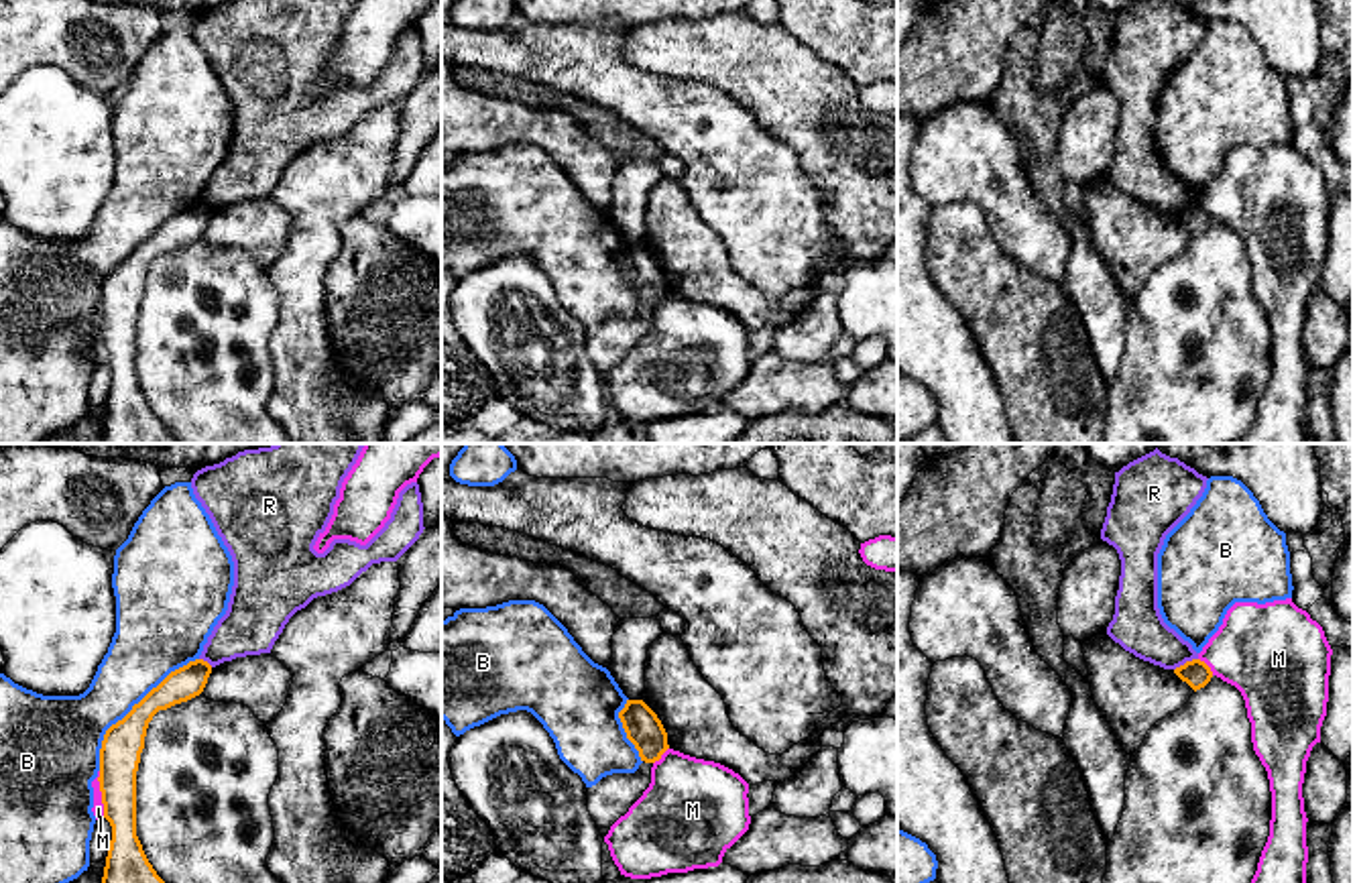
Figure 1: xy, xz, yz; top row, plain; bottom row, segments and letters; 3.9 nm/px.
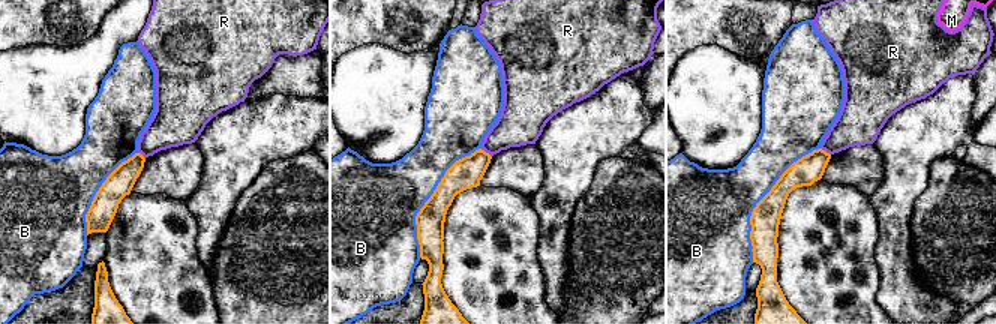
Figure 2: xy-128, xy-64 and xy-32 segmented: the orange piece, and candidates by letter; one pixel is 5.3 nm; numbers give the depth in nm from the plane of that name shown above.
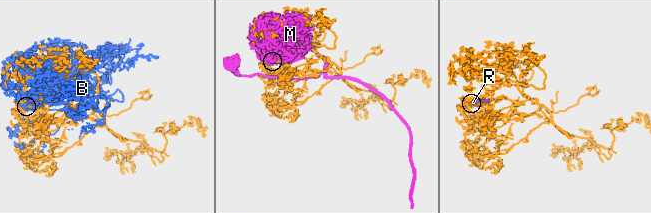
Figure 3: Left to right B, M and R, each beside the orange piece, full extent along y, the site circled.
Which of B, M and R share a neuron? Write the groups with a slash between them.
B / M / R

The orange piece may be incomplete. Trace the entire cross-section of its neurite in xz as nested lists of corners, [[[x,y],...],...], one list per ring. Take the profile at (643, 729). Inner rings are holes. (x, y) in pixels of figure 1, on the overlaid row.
[[[627,700],[619,718],[641,761],[655,763],[669,749],[661,720],[643,700]]]

